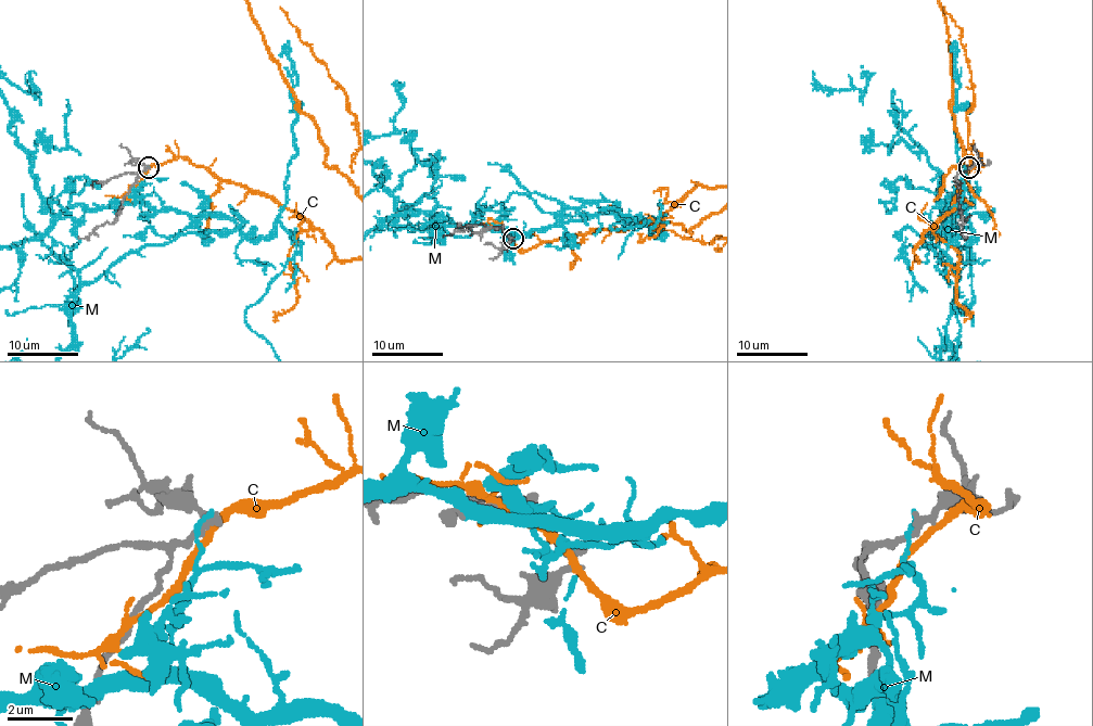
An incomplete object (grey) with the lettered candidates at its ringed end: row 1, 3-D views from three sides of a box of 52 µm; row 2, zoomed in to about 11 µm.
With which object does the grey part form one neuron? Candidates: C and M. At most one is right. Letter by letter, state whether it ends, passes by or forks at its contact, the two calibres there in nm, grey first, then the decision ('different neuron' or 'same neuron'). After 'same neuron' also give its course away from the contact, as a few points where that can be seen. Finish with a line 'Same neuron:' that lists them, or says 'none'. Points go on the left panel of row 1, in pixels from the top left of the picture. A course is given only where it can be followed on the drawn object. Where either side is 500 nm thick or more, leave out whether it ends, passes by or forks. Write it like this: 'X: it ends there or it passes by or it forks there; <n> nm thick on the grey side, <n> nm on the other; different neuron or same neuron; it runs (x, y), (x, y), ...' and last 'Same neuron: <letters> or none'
C: it passes by; 240 nm thick on the grey side, 200 nm on the other; different neuron
M: it ends there; 240 nm thick on the grey side, 150 nm on the other; different neuron
Same neuron: none

